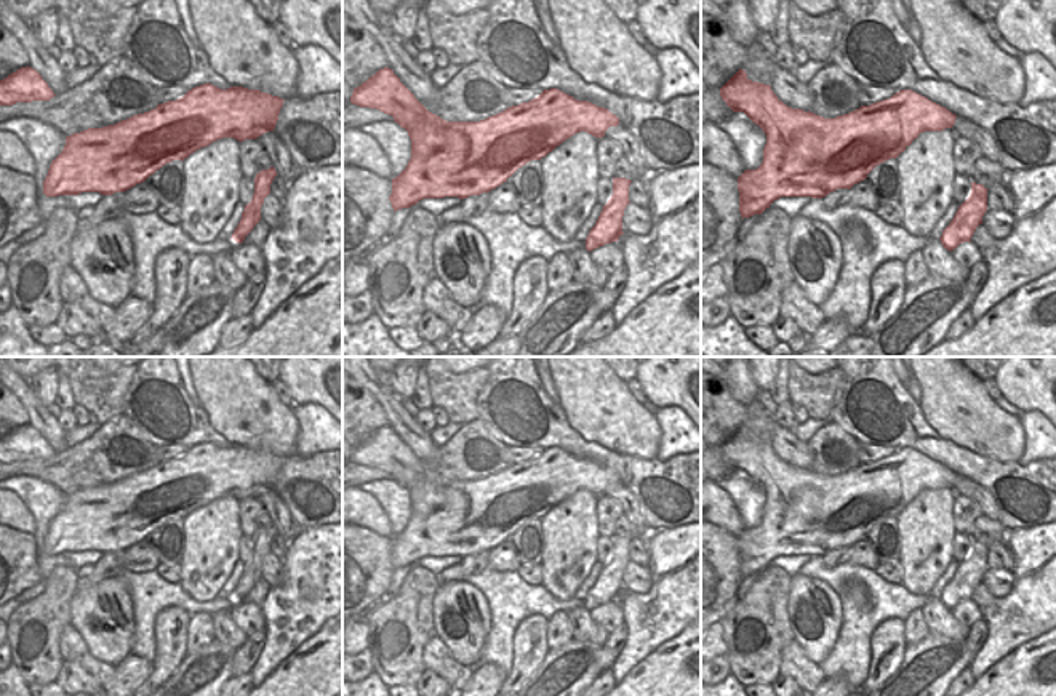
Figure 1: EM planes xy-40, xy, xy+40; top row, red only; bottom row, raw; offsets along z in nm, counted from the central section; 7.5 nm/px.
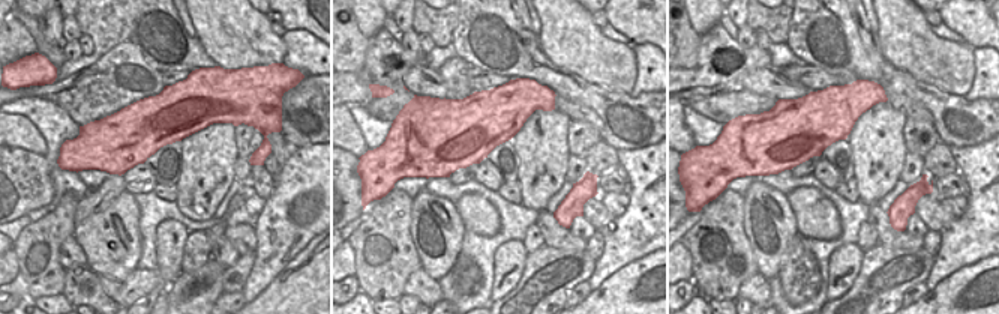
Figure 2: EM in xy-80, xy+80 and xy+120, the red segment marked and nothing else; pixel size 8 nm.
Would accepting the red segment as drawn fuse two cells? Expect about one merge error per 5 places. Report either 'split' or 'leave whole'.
leave whole

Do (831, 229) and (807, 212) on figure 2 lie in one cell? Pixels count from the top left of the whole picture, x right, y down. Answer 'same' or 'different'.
same

